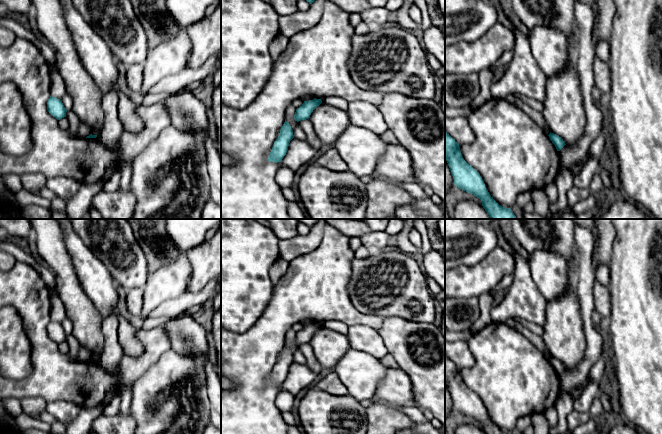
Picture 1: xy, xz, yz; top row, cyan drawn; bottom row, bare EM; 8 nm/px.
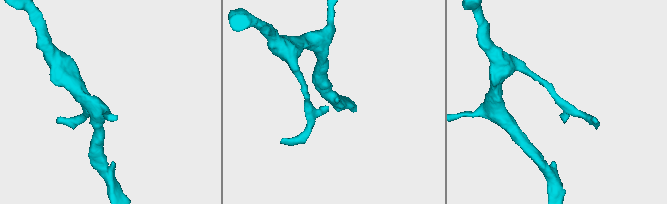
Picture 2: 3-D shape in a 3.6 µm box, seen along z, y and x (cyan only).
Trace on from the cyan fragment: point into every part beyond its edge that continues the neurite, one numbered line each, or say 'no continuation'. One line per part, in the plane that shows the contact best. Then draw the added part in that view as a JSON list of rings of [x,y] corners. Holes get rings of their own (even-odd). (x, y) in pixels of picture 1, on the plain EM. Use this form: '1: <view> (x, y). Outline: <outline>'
no continuation

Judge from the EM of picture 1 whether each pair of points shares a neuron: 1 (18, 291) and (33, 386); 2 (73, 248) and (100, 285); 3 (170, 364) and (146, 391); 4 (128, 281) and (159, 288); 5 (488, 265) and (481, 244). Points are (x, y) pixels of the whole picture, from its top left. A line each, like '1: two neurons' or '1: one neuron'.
1: one neuron
2: one neuron
3: one neuron
4: two neurons
5: two neurons

